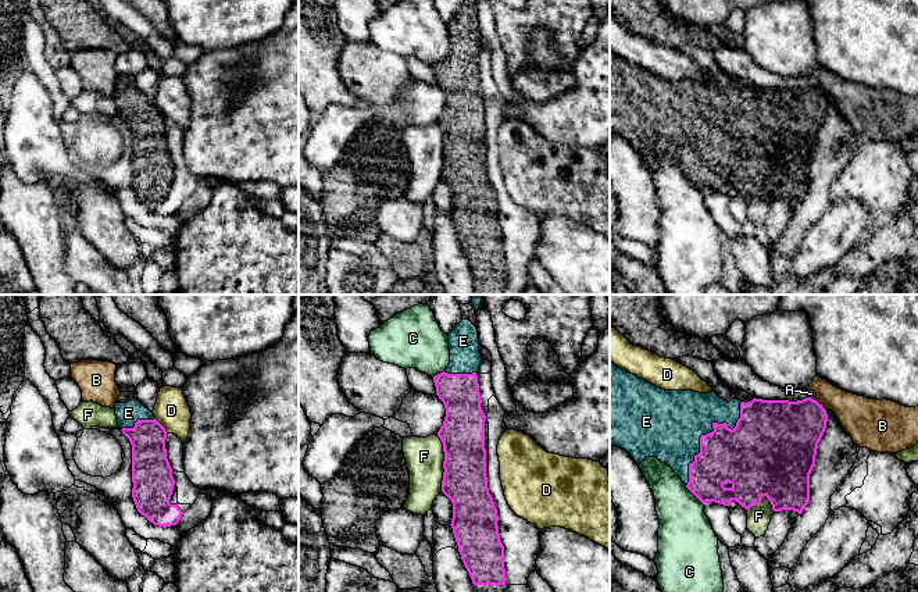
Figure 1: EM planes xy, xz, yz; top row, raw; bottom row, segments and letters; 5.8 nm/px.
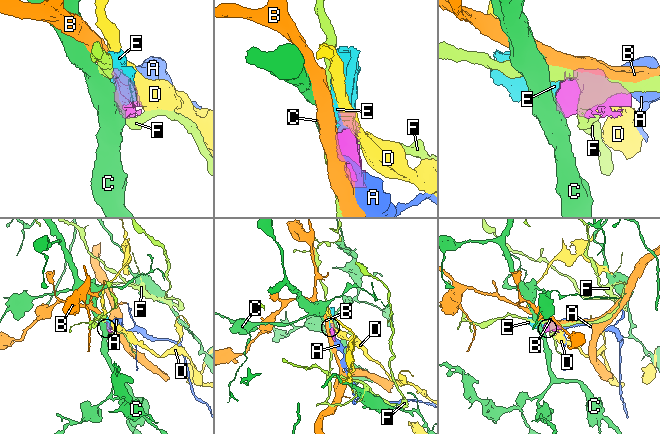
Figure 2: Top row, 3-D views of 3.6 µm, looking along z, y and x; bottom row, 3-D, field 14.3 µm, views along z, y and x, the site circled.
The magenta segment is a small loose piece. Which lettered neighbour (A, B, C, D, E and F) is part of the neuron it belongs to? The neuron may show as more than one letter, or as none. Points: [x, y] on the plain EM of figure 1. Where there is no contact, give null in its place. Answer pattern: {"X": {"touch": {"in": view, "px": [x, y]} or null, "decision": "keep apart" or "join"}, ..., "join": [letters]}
{"A": {"touch": {"in": "yz", "px": [810, 86]}, "decision": "keep apart"}, "B": {"touch": {"in": "yz", "px": [820, 93]}, "decision": "keep apart"}, "C": {"touch": {"in": "yz", "px": [693, 182]}, "decision": "keep apart"}, "D": {"touch": {"in": "xy", "px": [161, 114]}, "decision": "keep apart"}, "E": {"touch": {"in": "yz", "px": [707, 122]}, "decision": "join"}, "F": {"touch": {"in": "xz", "px": [443, 152]}, "decision": "keep apart"}, "join": ["E"]}

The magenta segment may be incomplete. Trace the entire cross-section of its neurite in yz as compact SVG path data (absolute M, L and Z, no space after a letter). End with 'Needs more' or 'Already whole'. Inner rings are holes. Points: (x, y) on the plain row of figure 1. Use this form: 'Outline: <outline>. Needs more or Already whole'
Outline: M610 50L610 135L618 135L629 142L637 154L647 146L657 146L665 151L682 168L686 176L703 192L715 190L729 195L732 189L737 190L746 199L754 193L760 193L765 185L774 200L793 199L799 203L803 202L810 190L810 163L815 154L815 145L818 132L825 121L828 110L826 99L817 89L806 86L797 90L789 89L762 89L753 88L751 90L742 90L732 88L729 92L721 88L715 81L699 82L693 79L665 79L656 74L637 67L636 64L619 57Z. Needs more

